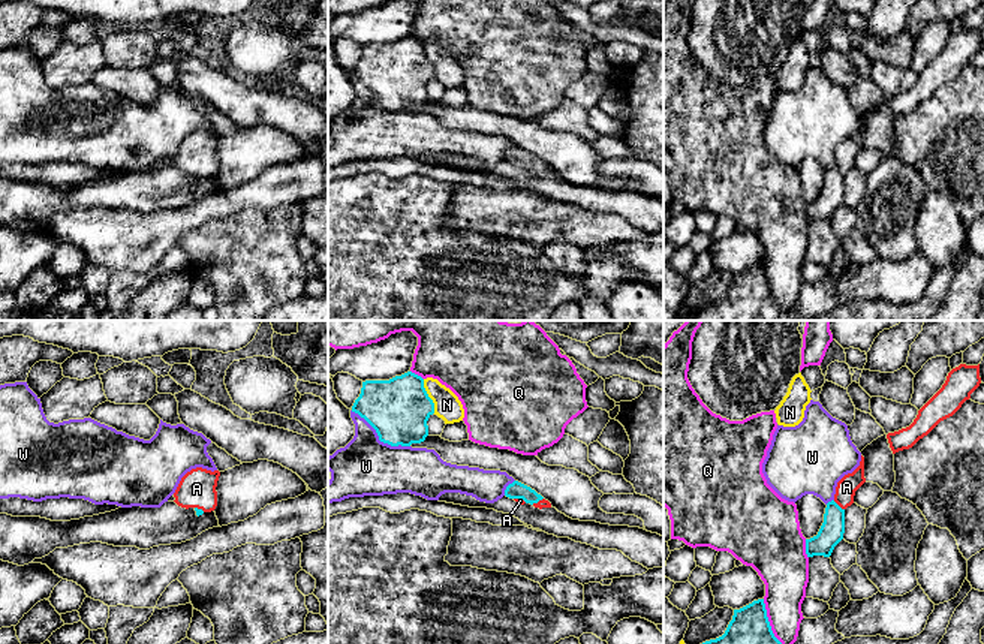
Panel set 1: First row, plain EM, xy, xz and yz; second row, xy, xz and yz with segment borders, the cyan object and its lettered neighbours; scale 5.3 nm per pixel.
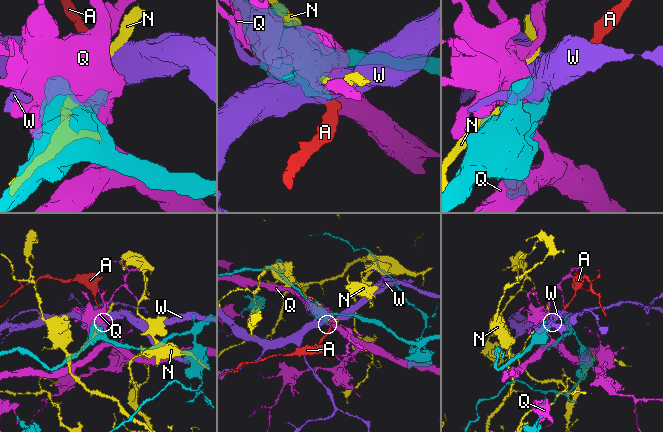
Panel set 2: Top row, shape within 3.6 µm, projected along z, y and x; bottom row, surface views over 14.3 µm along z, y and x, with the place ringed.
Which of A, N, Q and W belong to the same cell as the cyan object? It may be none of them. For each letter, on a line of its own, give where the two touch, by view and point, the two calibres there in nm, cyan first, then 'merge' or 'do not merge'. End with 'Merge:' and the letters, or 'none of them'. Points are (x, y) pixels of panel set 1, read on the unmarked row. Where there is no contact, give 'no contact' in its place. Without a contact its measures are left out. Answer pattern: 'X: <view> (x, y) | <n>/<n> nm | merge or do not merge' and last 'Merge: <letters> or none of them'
A: yz (837, 169) | 130/110 nm | merge
N: xz (427, 60) | 320/140 nm | do not merge
Q: yz (769, 288) | 340/220 nm | do not merge
W: xz (379, 102) | 320/320 nm | do not merge
Merge: A

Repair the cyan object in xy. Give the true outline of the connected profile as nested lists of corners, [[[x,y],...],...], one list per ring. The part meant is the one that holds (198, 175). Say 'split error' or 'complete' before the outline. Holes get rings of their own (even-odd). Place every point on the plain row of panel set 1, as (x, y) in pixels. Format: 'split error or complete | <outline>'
split error | [[[192,133],[181,142],[174,157],[174,166],[186,174],[193,172],[198,181],[214,175],[217,171],[216,151],[219,141],[219,135]]]

